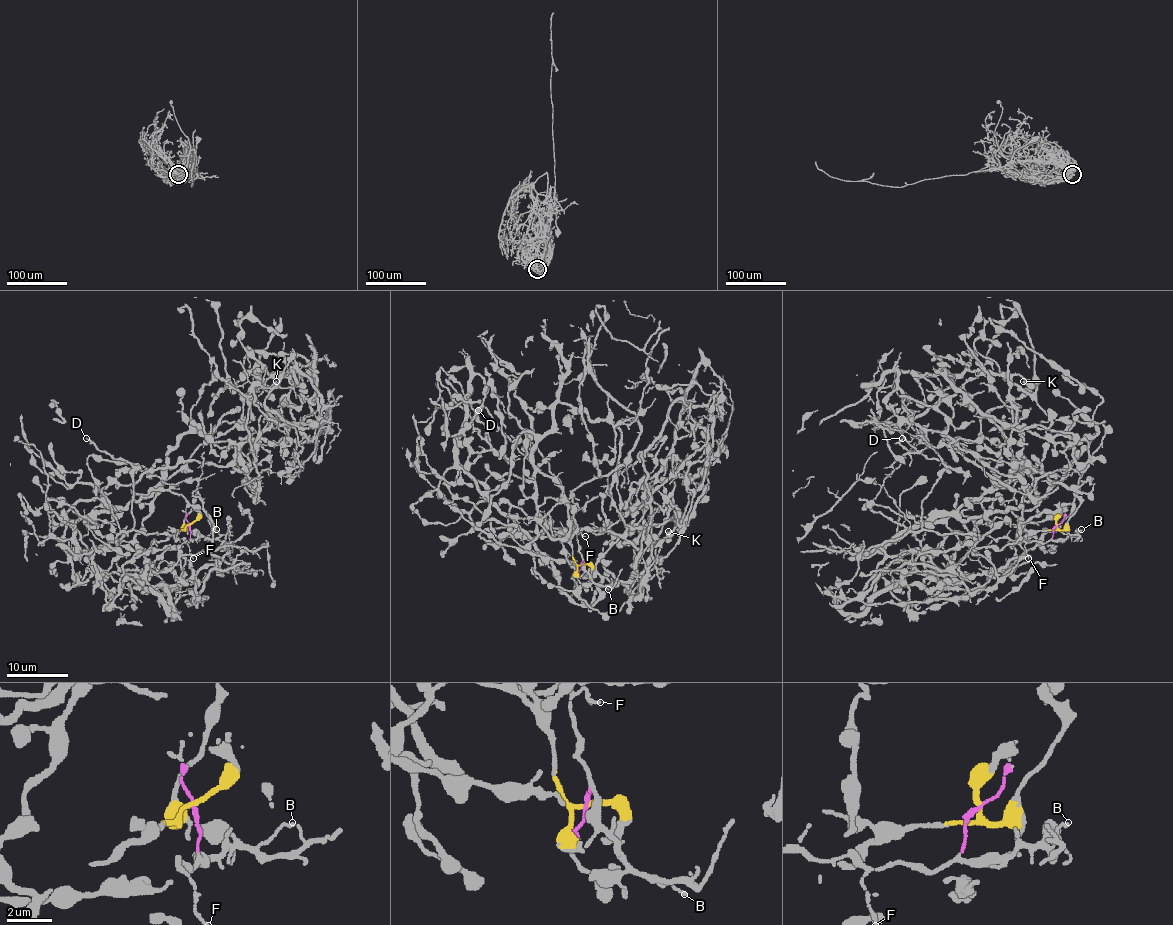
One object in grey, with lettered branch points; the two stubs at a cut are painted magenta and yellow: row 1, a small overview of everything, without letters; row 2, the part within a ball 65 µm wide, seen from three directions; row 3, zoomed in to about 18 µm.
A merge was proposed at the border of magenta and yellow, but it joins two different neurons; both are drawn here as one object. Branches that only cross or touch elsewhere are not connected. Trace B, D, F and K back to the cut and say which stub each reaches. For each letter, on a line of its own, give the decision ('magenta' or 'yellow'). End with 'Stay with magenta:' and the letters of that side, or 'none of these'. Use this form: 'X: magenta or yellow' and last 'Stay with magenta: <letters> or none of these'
B: magenta
D: magenta
F: magenta
K: yellow
Stay with magenta: B, D, F

